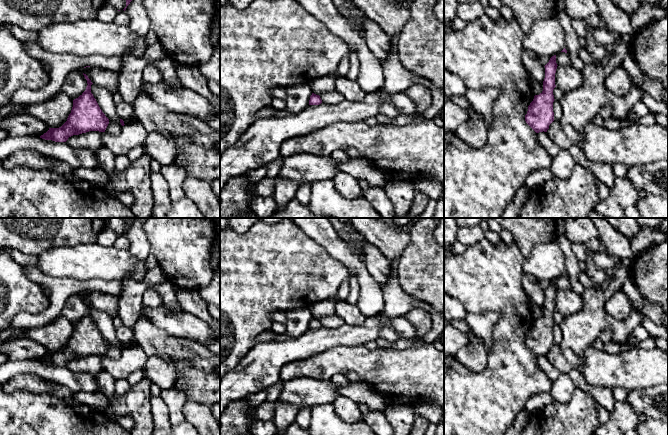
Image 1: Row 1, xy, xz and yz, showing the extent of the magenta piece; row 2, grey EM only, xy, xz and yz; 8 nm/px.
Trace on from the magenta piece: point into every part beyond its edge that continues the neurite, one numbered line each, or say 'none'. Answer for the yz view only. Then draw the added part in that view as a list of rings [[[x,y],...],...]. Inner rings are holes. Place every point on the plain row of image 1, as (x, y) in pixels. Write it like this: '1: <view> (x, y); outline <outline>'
none

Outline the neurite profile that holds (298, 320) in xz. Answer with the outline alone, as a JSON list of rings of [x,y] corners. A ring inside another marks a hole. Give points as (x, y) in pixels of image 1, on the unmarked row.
[[[309,308],[294,309],[286,312],[286,333],[298,337],[309,329],[312,314]]]

